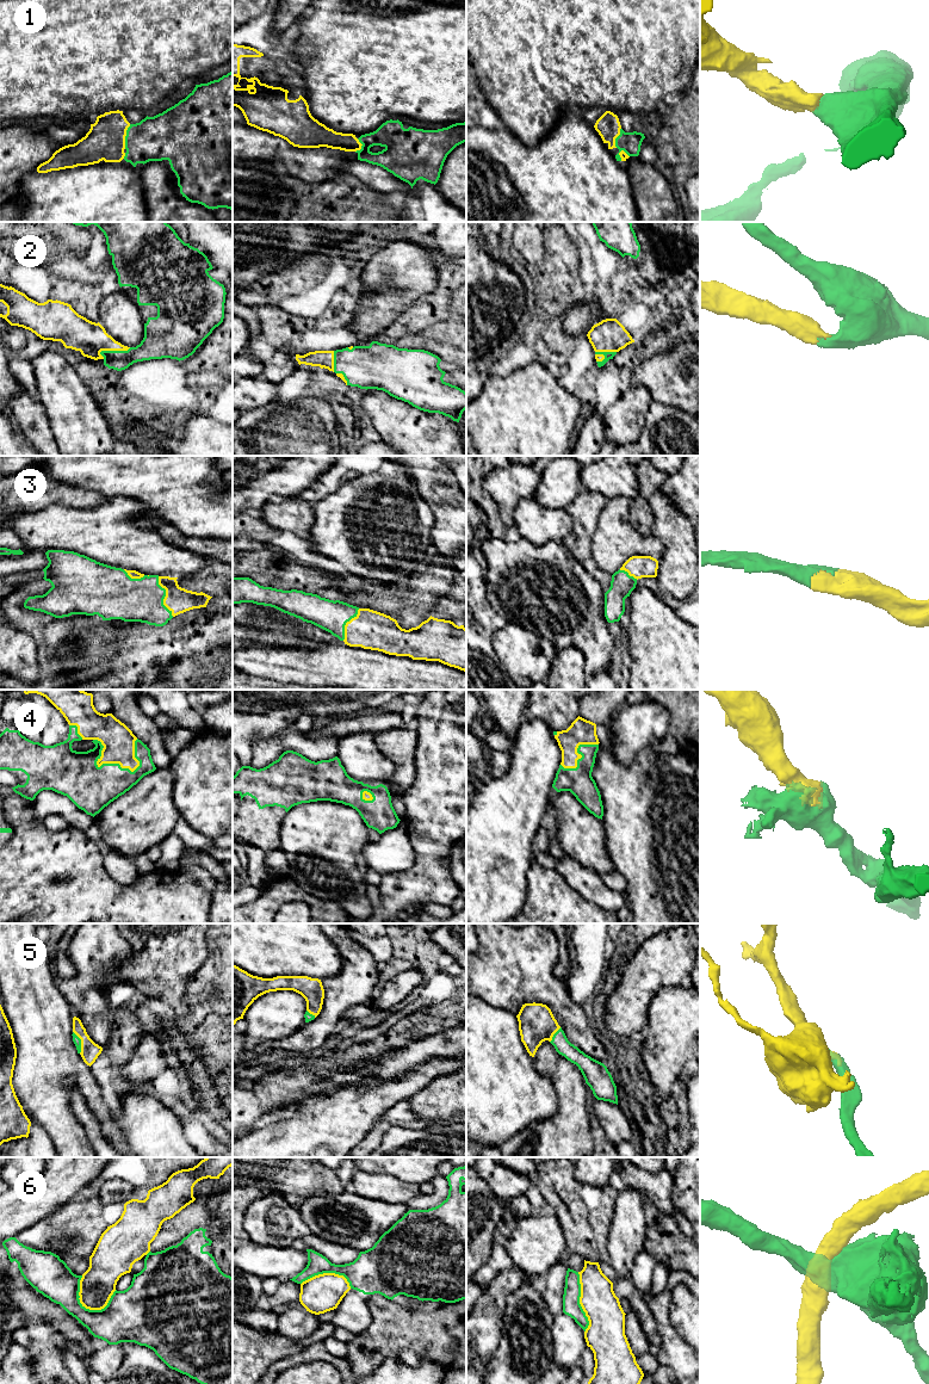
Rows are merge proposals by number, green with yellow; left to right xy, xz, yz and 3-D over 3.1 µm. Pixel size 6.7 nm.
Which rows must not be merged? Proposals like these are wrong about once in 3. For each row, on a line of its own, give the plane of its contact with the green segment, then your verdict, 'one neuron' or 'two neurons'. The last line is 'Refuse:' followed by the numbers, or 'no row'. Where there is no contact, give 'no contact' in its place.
1: meets green in xy; one neuron
2: meets green in yz; one neuron
3: meets green in xy; one neuron
4: meets green in xy; one neuron
5: meets green in xy; one neuron
6: meets green in xy; two neurons
Refuse: 6

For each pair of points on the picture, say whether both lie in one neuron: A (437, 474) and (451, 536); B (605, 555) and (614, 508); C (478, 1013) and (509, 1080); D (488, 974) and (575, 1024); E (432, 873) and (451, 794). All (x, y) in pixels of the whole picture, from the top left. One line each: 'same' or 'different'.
A: same
B: same
C: same
D: same
E: same

